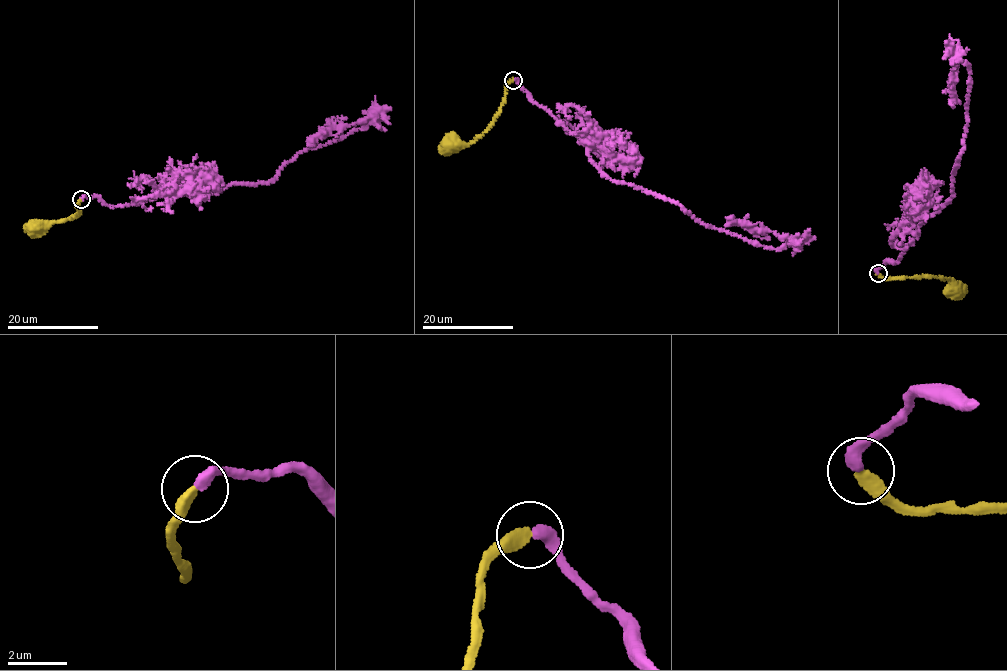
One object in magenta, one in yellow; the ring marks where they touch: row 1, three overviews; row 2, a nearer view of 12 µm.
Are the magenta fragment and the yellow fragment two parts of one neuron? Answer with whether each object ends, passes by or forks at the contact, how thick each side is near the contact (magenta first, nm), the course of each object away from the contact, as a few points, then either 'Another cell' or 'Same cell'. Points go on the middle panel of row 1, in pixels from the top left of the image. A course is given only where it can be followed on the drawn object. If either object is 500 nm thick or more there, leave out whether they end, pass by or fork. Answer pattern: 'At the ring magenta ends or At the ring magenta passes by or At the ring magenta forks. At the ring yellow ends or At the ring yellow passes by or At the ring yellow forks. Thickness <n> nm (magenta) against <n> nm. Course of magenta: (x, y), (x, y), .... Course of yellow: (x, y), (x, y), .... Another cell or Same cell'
At the ring magenta ends. At the ring yellow ends. Thickness 420 nm (magenta) against 400 nm. Course of magenta: (514, 79), (615, 181), (660, 194), (706, 225), (759, 245), (782, 248), (792, 240), (727, 219). Course of yellow: (514, 79), (507, 85), (501, 111), (483, 132), (470, 143), (439, 151). Same cell

